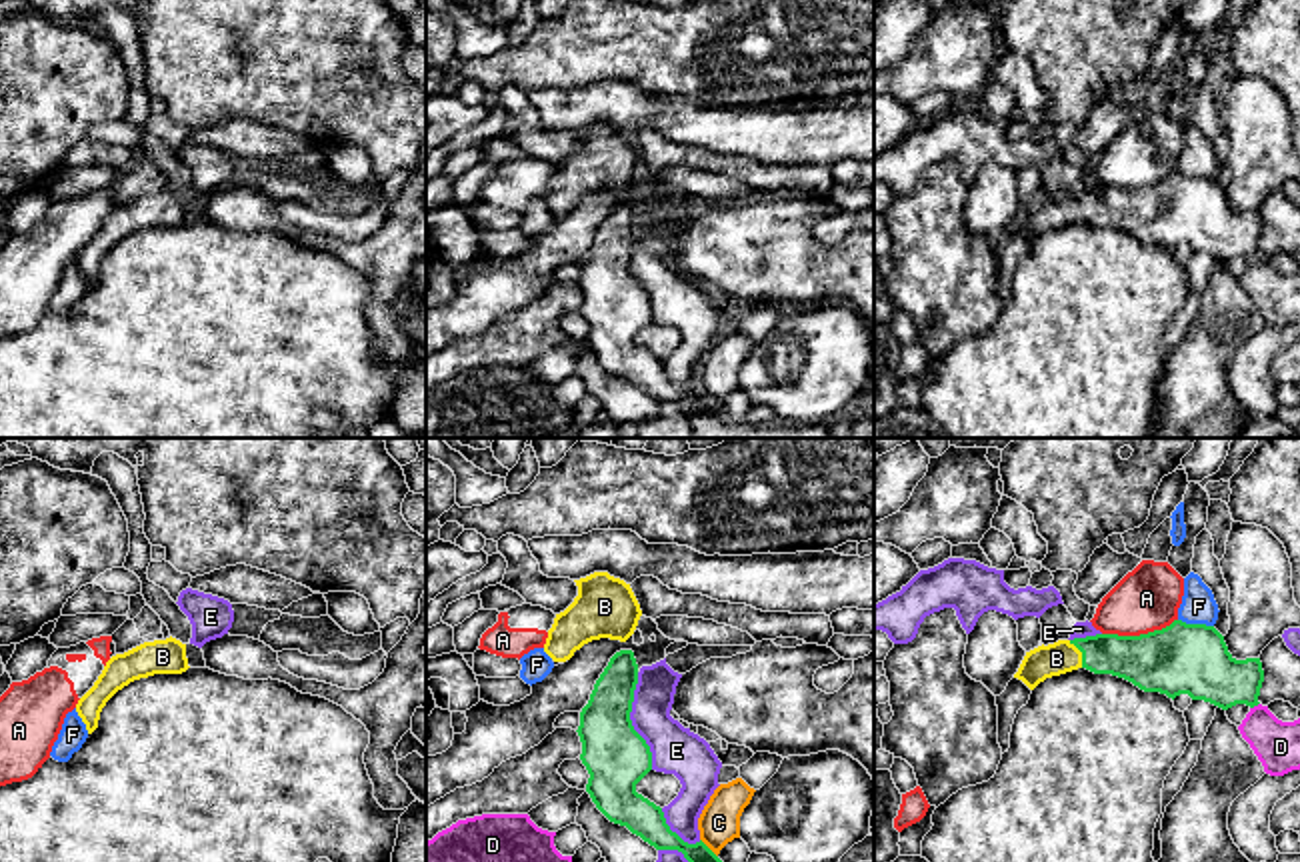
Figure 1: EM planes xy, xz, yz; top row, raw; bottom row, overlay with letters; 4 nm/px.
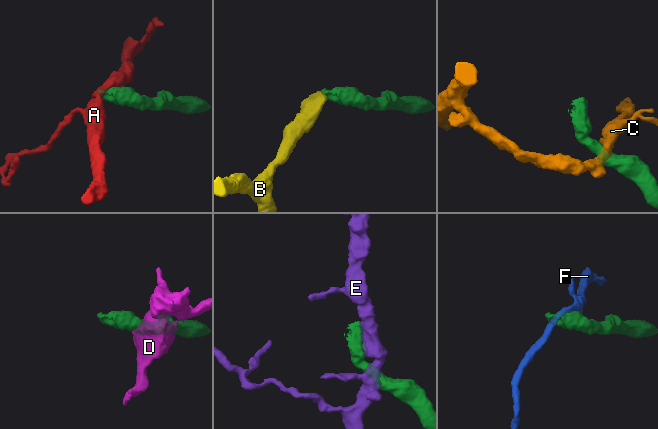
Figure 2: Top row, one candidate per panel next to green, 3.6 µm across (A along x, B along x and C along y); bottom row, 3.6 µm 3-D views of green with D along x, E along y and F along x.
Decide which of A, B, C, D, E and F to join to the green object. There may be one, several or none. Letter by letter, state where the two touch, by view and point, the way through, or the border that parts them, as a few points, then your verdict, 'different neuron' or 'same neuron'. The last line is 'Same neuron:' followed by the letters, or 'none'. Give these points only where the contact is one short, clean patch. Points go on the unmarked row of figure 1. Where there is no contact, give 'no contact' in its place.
A: yz (1140, 186) | along yz (1176, 170), (1160, 180), (1138, 186), (1102, 186) | different neuron
B: yz (1082, 206) | across yz (1144, 212), (1118, 206), (1082, 206), (1056, 210) | same neuron
C: xz (708, 400) | along xz (700, 390), (716, 408) | different neuron
D: yz (1254, 256) | different neuron
E: xz (630, 272) | different neuron
F: yz (1196, 176) | along yz (1178, 170), (1190, 176), (1212, 178) | different neuron
Same neuron: B

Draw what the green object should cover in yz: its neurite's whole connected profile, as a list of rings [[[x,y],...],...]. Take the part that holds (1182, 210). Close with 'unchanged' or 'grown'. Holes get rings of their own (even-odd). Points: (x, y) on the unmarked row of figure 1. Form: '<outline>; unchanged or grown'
[[[1182,172],[1140,188],[1096,186],[1042,196],[1026,204],[1014,230],[1034,242],[1046,230],[1078,220],[1124,230],[1172,252],[1188,246],[1222,262],[1258,258],[1264,234],[1260,210],[1236,212],[1214,178]]]; grown

